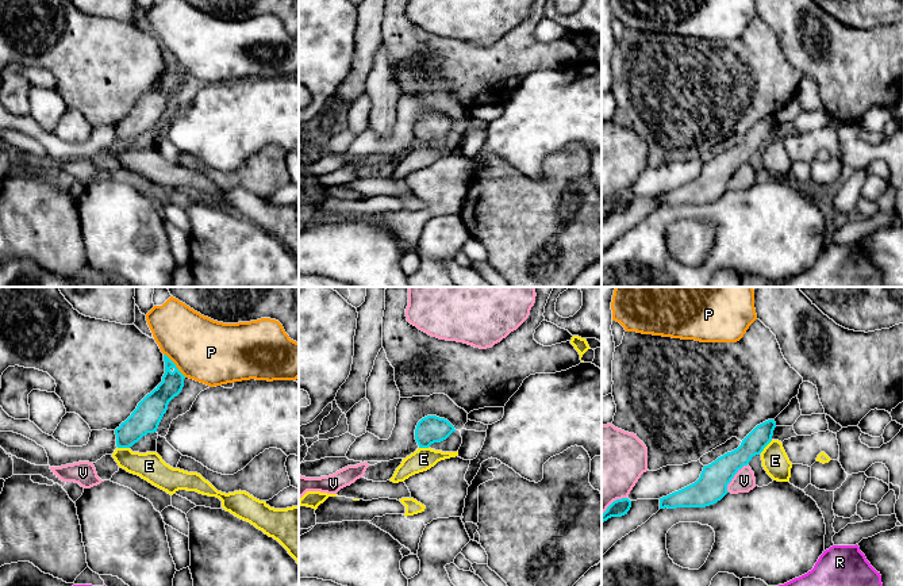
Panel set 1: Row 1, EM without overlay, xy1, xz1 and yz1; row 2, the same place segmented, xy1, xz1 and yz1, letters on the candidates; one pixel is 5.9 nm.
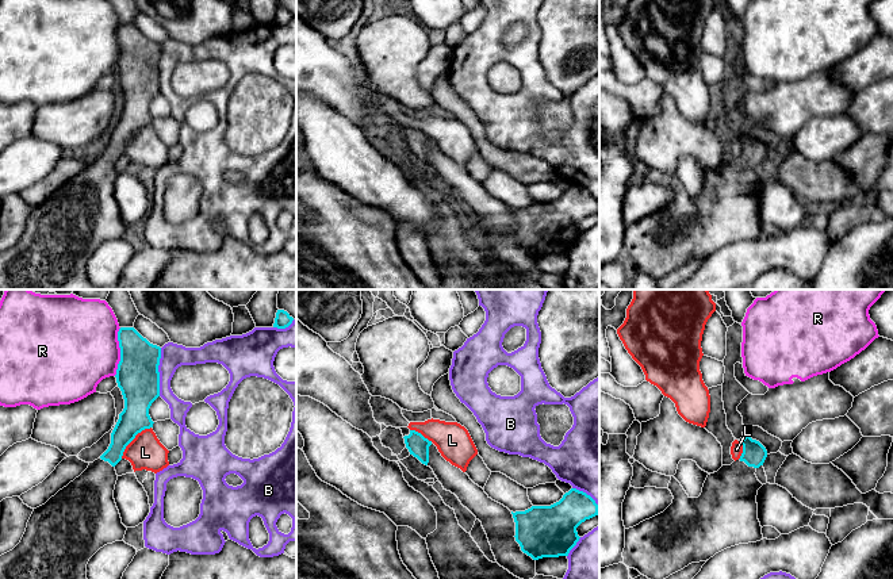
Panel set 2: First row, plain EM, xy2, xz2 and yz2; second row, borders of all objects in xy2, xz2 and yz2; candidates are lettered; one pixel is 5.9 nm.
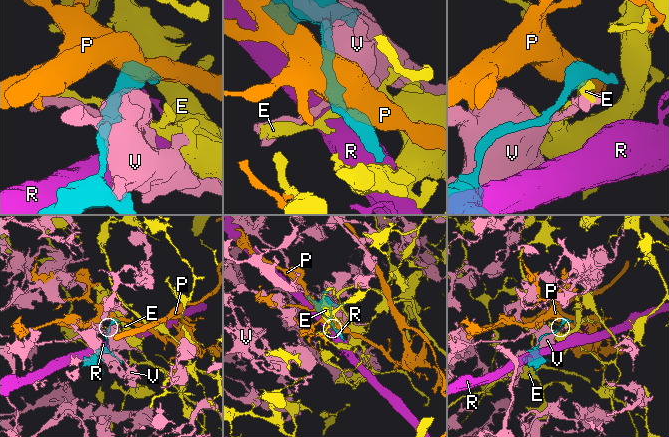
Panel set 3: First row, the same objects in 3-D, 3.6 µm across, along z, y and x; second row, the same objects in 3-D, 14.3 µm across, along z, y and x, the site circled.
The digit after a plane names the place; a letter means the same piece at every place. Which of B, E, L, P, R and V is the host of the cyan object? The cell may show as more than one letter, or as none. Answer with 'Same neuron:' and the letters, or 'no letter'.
Same neuron: no letter

